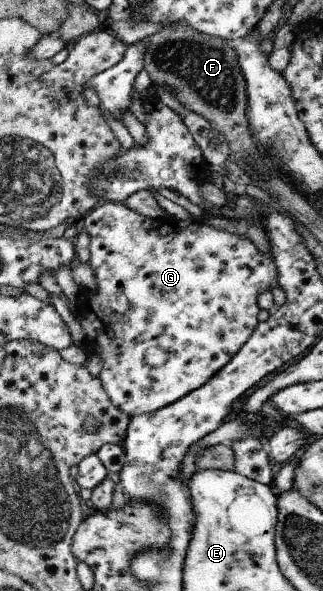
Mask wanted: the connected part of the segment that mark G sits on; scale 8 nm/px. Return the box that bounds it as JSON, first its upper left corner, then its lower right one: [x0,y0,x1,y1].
[77,201,278,418]

